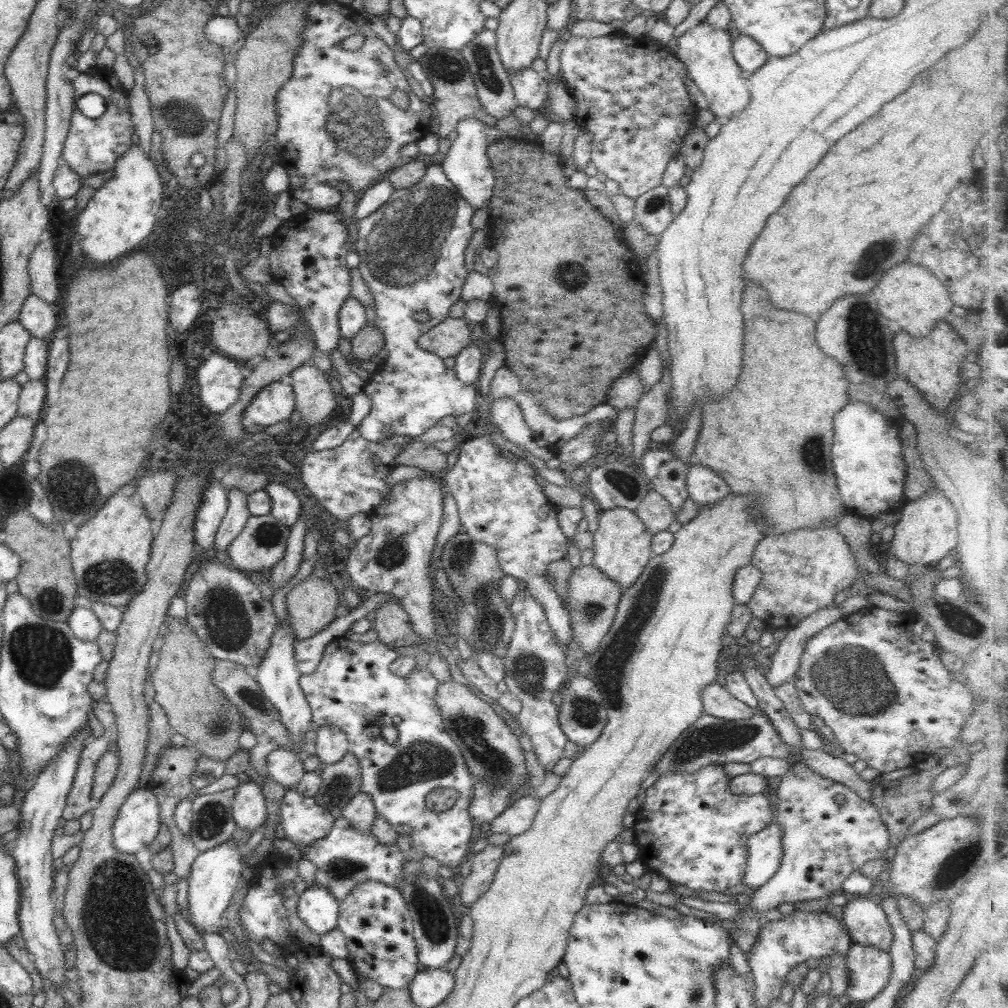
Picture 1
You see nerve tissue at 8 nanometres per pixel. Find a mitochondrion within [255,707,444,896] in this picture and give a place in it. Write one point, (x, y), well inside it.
(341, 868)

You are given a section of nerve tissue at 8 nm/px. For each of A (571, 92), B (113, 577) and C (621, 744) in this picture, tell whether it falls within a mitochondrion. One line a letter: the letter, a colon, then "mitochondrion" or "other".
A: other
B: mitochondrion
C: other

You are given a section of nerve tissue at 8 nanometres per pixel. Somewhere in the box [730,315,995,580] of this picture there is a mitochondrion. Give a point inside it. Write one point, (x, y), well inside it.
(812, 451)

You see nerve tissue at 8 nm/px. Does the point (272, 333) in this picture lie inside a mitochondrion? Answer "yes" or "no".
no

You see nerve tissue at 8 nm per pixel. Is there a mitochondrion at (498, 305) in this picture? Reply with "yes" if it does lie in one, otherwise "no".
no

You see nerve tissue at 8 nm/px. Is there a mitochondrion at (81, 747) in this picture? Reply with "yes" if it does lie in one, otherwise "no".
no

